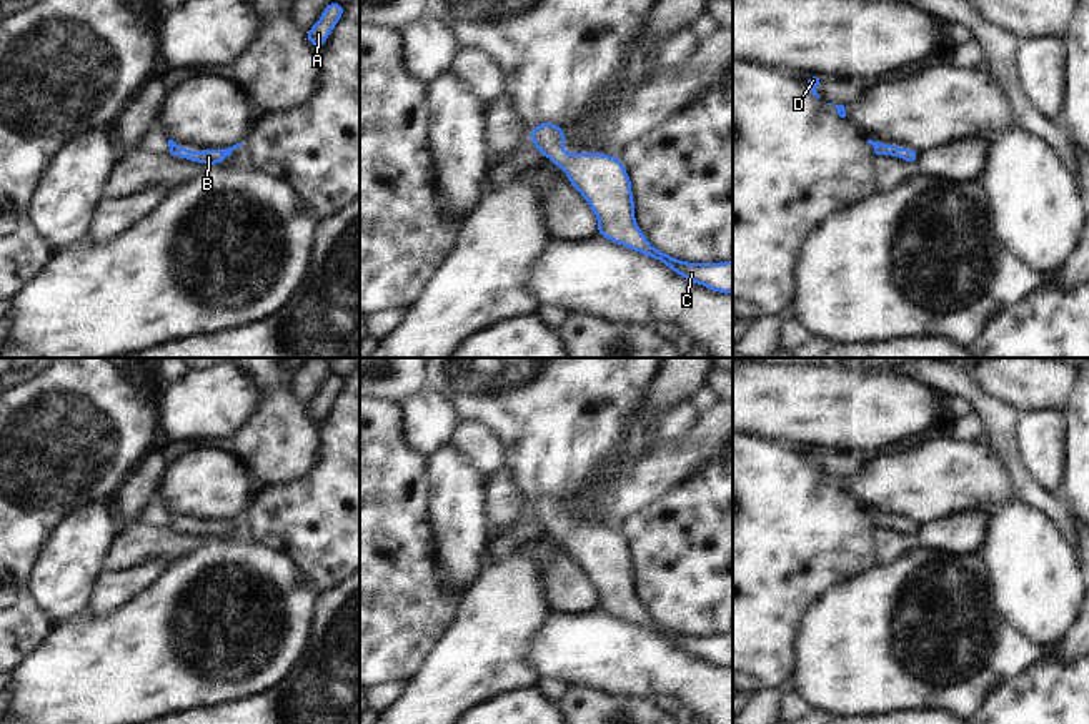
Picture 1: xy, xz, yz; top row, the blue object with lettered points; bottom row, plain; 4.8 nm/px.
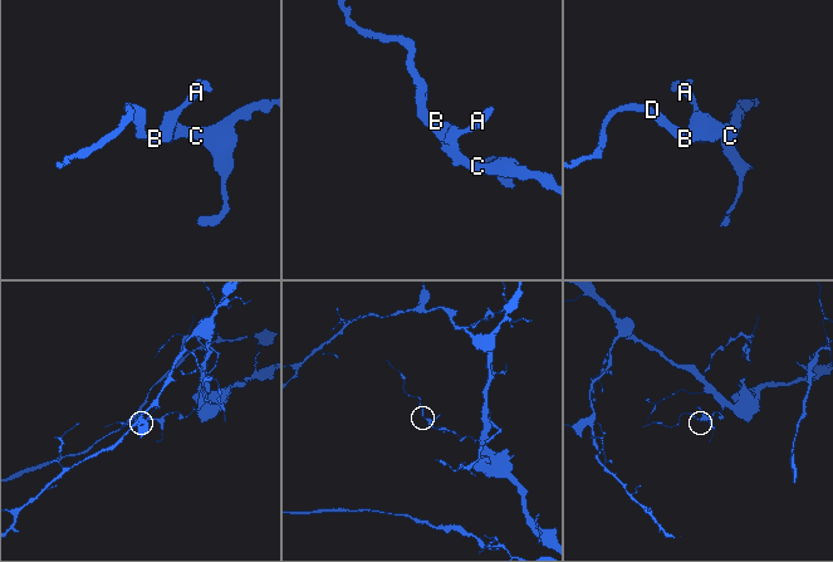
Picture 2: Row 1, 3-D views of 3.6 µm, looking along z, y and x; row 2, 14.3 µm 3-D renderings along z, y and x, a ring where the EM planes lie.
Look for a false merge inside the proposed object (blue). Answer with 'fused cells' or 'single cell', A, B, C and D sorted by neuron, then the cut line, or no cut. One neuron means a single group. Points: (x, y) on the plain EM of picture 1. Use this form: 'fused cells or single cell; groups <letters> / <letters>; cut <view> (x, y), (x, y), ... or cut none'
single cell; groups A B C D; cut none

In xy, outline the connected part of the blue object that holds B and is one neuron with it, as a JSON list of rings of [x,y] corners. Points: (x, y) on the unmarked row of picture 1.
[[[168,513],[168,519],[170,519],[170,528],[190,533],[193,536],[205,536],[205,538],[221,538],[223,533],[226,529],[230,529],[230,526],[241,519],[243,516],[236,516],[230,521],[225,523],[200,523],[200,524],[193,524],[188,521],[183,521],[180,518],[177,518],[173,513]]]

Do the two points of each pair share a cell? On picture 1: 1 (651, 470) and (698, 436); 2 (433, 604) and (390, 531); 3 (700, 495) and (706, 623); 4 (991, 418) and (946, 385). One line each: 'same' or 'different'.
1: same
2: same
3: same
4: same

